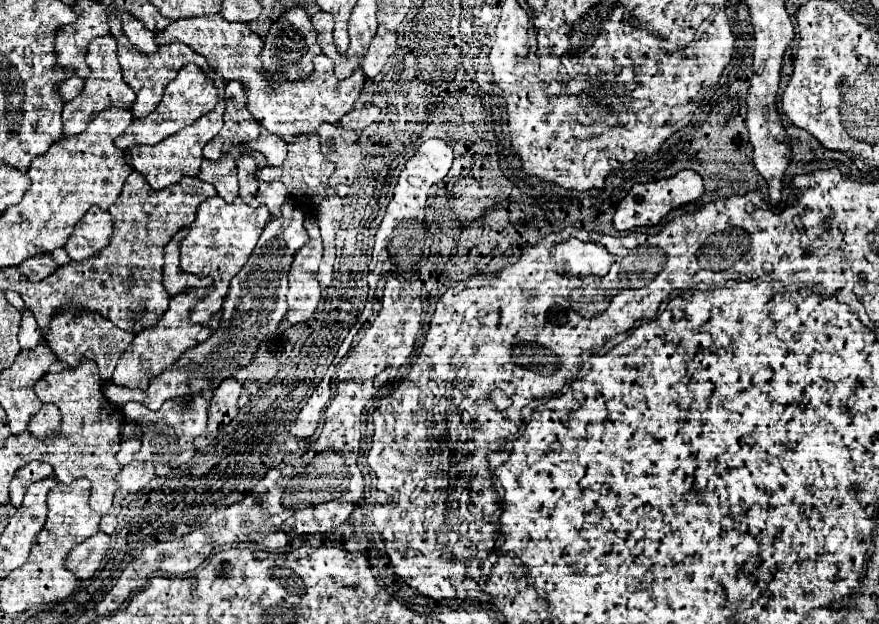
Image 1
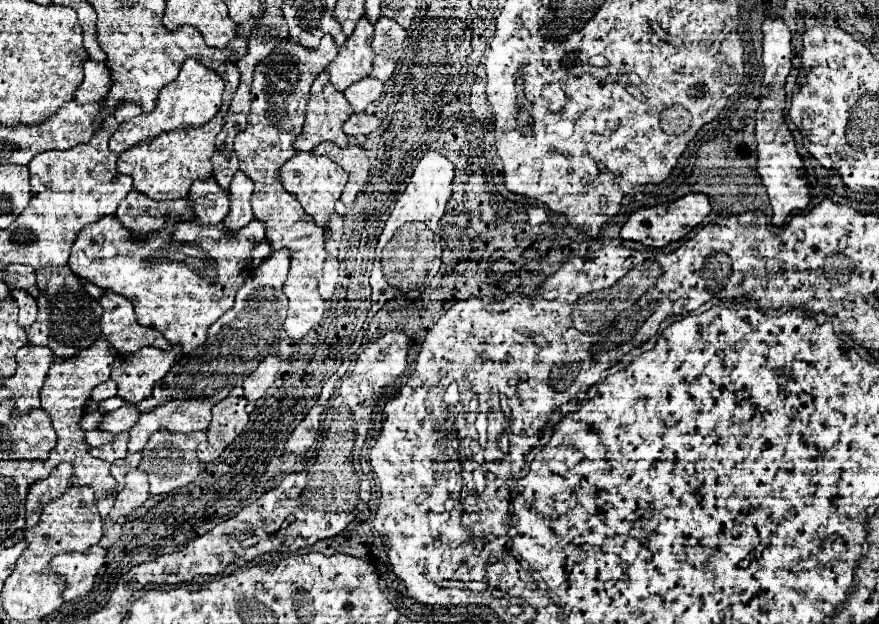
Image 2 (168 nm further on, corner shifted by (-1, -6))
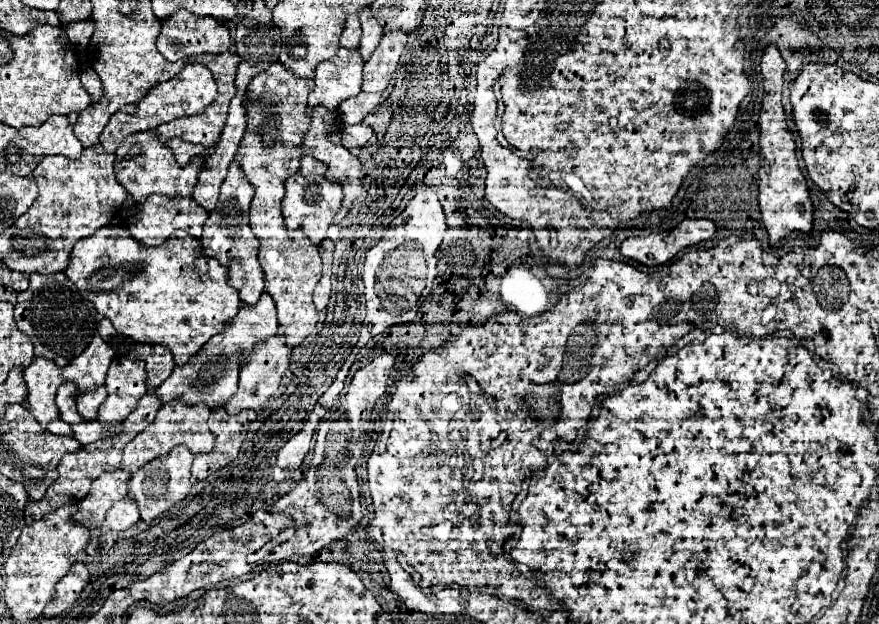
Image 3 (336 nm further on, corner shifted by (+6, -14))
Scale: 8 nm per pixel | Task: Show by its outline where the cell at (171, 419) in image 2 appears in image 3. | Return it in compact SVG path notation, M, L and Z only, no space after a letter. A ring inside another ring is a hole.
M173 399L169 403L165 403L161 407L161 411L155 417L155 423L149 425L145 431L141 431L133 441L129 441L125 445L123 451L123 461L121 461L121 469L129 471L129 475L133 475L137 469L141 469L145 463L165 457L175 445L185 445L189 451L193 451L193 455L199 453L211 453L215 449L215 439L207 427L207 419L211 415L211 407L205 403L197 403L197 405L187 405L181 399Z

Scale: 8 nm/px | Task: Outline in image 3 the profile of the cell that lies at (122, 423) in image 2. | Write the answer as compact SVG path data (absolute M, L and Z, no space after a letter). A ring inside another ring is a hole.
M77 423L77 425L73 425L73 437L75 437L81 445L99 441L99 439L103 439L105 435L111 435L113 431L117 431L117 427L105 429L101 423Z

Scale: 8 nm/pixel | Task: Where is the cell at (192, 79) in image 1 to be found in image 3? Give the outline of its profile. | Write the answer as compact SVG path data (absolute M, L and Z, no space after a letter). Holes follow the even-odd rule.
M199 63L185 65L185 69L179 75L175 75L173 79L151 87L149 93L135 105L133 113L117 111L115 115L111 115L109 123L105 125L105 129L101 133L101 145L105 151L115 151L127 135L133 135L137 131L155 129L157 125L169 123L177 117L189 117L189 115L197 115L197 113L205 111L205 107L209 107L209 103L215 99L215 95L217 95L217 85L215 85L209 69Z

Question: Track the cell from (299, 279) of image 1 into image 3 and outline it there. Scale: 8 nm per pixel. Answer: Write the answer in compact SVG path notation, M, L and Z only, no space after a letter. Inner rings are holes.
M273 63L267 71L255 75L249 83L249 91L255 99L245 105L247 131L235 157L249 183L255 187L255 197L251 201L251 229L261 243L259 263L265 271L265 291L275 301L279 325L285 327L285 337L291 347L309 337L317 325L317 309L311 295L321 279L321 257L317 247L309 239L301 239L289 231L281 215L283 183L301 167L303 135L309 131L311 123L307 117L307 97L313 93L313 87L315 83L311 83L311 79L297 79L291 71L279 67L279 63Z

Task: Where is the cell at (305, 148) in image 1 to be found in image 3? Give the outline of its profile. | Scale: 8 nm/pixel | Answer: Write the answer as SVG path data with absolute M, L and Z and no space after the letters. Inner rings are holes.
M291 175L285 181L285 197L283 197L283 217L285 217L285 227L287 229L301 229L303 235L319 245L325 239L327 227L331 225L337 209L341 207L341 187L337 187L335 183L327 181L321 175Z

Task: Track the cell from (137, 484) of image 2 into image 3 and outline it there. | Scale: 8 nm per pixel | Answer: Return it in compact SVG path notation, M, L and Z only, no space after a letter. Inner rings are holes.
M125 497L125 499L117 501L107 511L107 519L103 523L103 529L105 531L109 531L109 529L123 531L123 529L133 527L137 521L139 521L139 509L137 509L137 505L129 497Z

